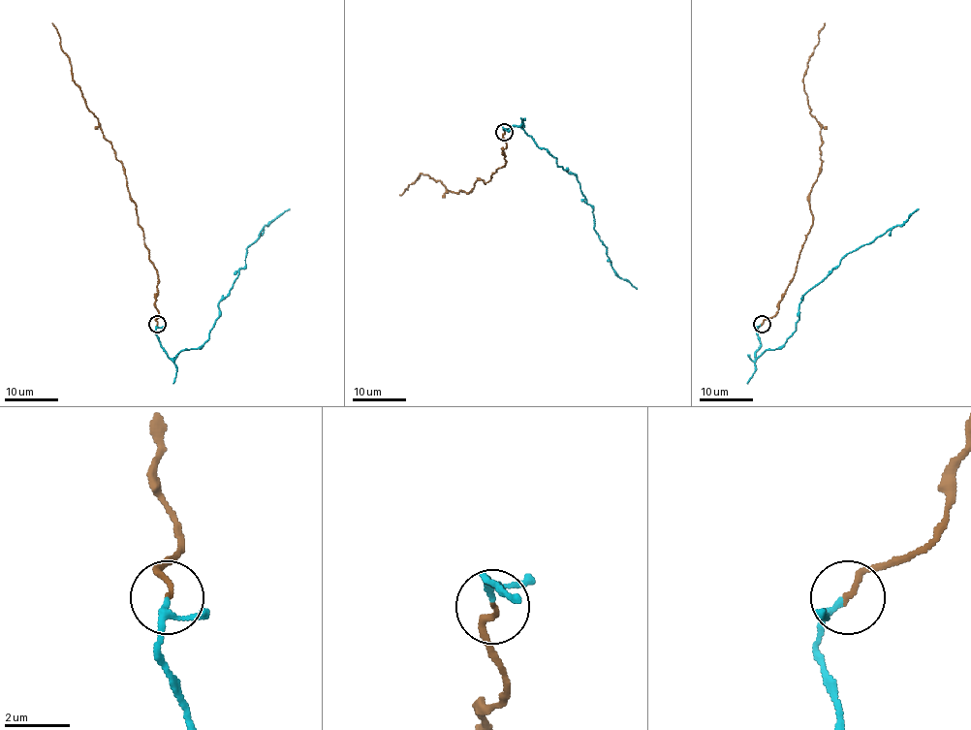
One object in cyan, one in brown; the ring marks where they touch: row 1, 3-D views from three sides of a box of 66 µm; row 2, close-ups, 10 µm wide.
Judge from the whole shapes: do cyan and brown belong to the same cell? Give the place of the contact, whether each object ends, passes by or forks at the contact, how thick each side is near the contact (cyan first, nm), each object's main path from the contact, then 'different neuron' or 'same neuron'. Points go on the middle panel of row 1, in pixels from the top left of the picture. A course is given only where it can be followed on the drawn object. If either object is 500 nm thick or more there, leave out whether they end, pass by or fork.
at (504, 132); cyan passes by; brown ends there; 150 nm thick on the cyan side, 150 nm on the other; cyan runs (505, 132), (503, 128), (522, 128), (558, 166), (576, 176), (592, 208), (594, 228), (611, 267), (637, 289); brown runs (505, 132), (506, 163), (485, 183), (476, 180), (468, 193), (448, 191), (440, 180), (420, 174), (399, 195); same neuron

